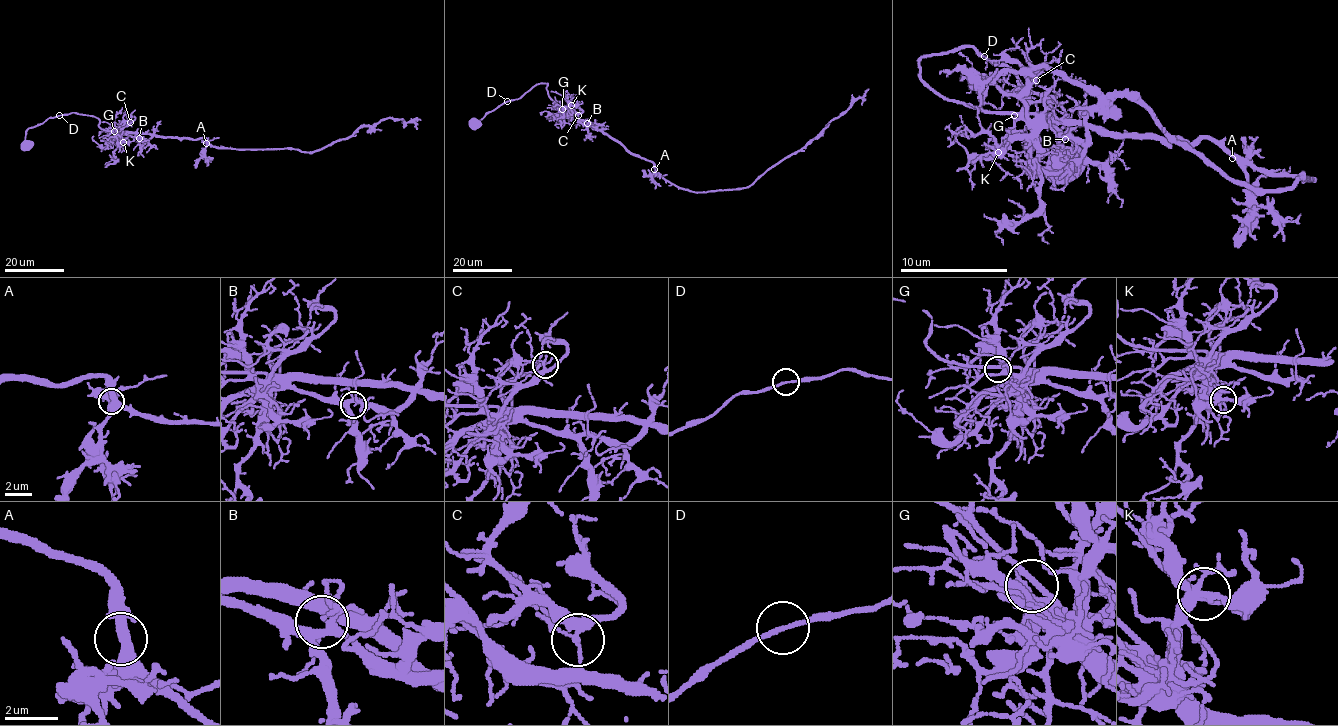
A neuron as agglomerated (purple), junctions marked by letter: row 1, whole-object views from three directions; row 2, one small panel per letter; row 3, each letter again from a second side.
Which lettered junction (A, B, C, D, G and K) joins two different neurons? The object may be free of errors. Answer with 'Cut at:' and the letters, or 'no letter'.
Cut at: no letter

